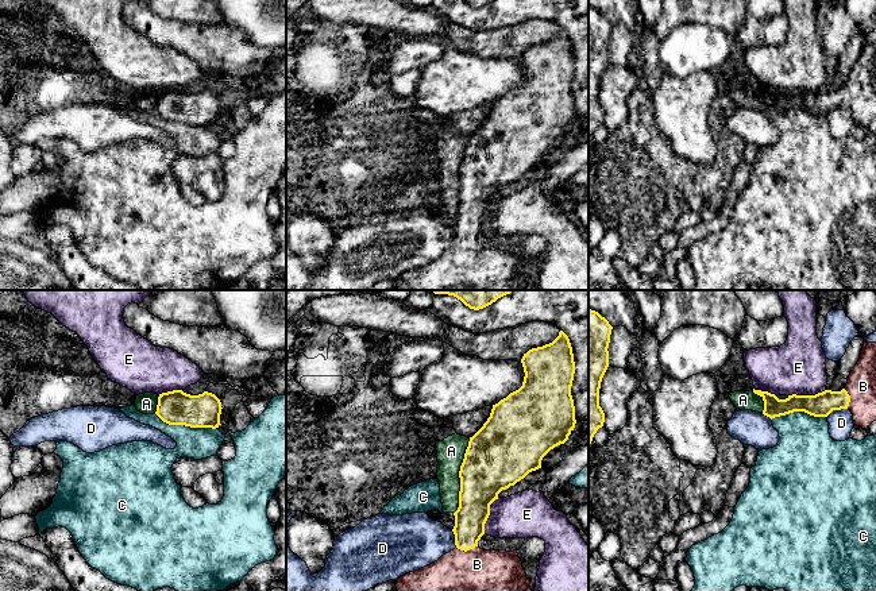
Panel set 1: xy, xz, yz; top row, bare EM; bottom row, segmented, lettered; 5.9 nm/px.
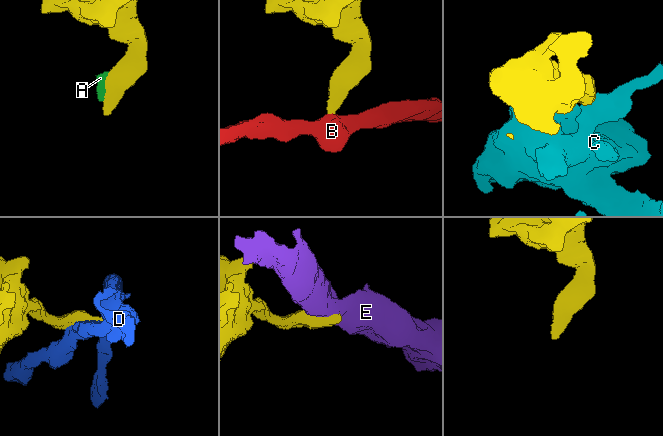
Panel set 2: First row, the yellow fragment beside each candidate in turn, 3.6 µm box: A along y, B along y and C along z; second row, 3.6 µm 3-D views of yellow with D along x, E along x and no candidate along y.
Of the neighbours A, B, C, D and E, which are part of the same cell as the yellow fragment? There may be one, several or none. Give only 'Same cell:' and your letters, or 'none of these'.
Same cell: B

